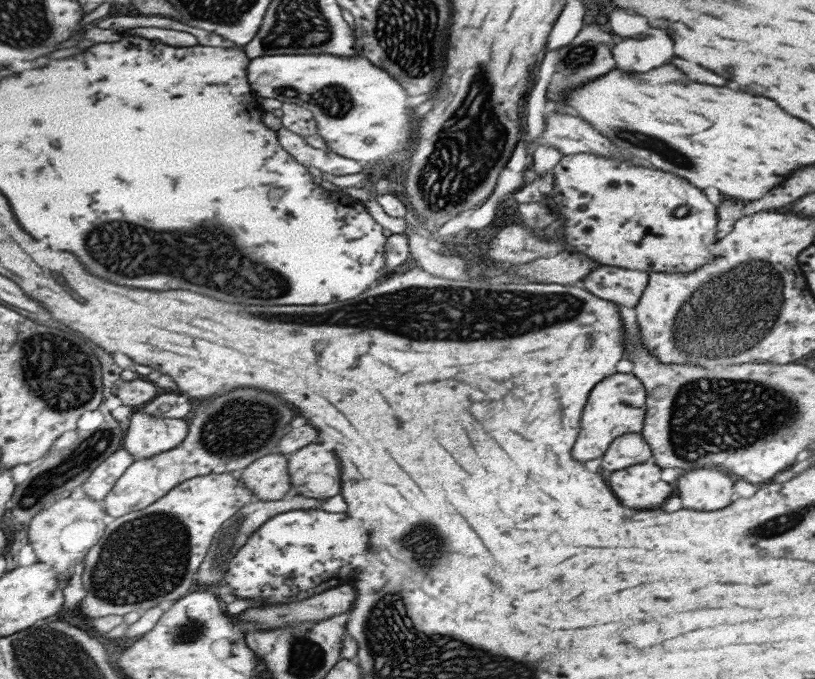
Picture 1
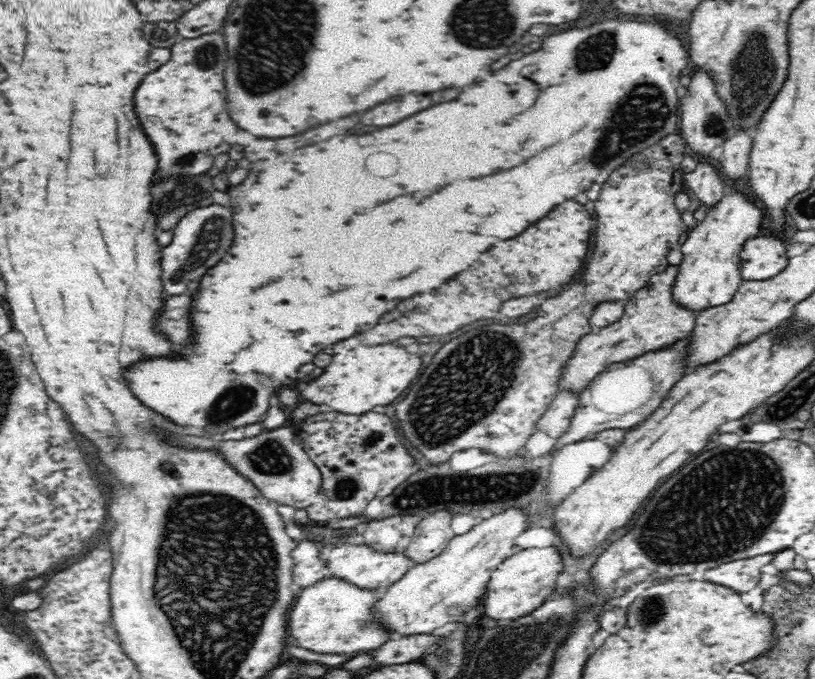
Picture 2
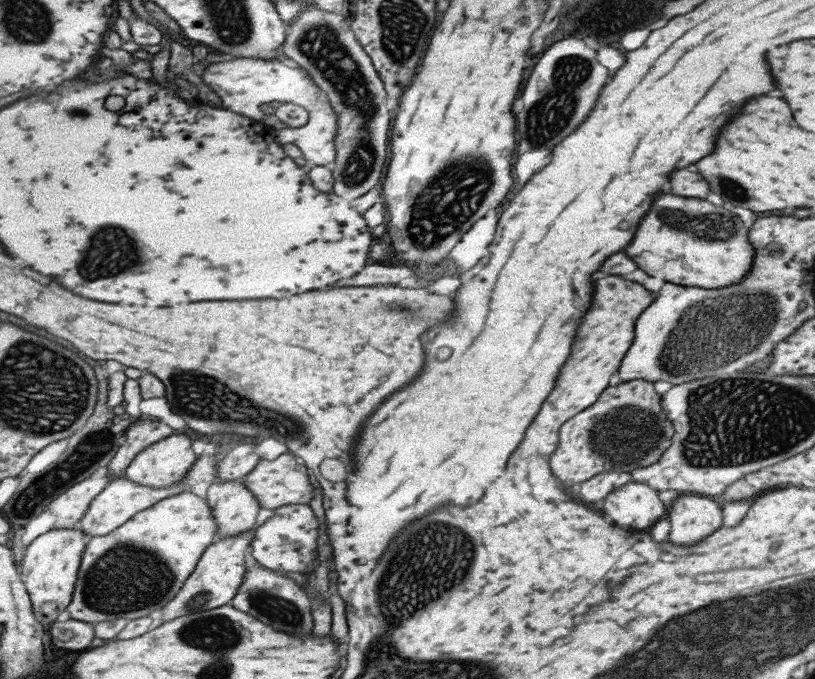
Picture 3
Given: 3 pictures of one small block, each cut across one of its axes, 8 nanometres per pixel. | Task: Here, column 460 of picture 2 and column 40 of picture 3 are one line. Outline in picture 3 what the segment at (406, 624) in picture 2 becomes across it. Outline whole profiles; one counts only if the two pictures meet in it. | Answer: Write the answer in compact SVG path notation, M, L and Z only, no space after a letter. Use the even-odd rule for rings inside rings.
M79 528L49 529L35 537L27 546L21 558L21 582L29 595L32 611L39 624L47 626L55 621L72 597L72 590L78 573L85 542L84 532Z

